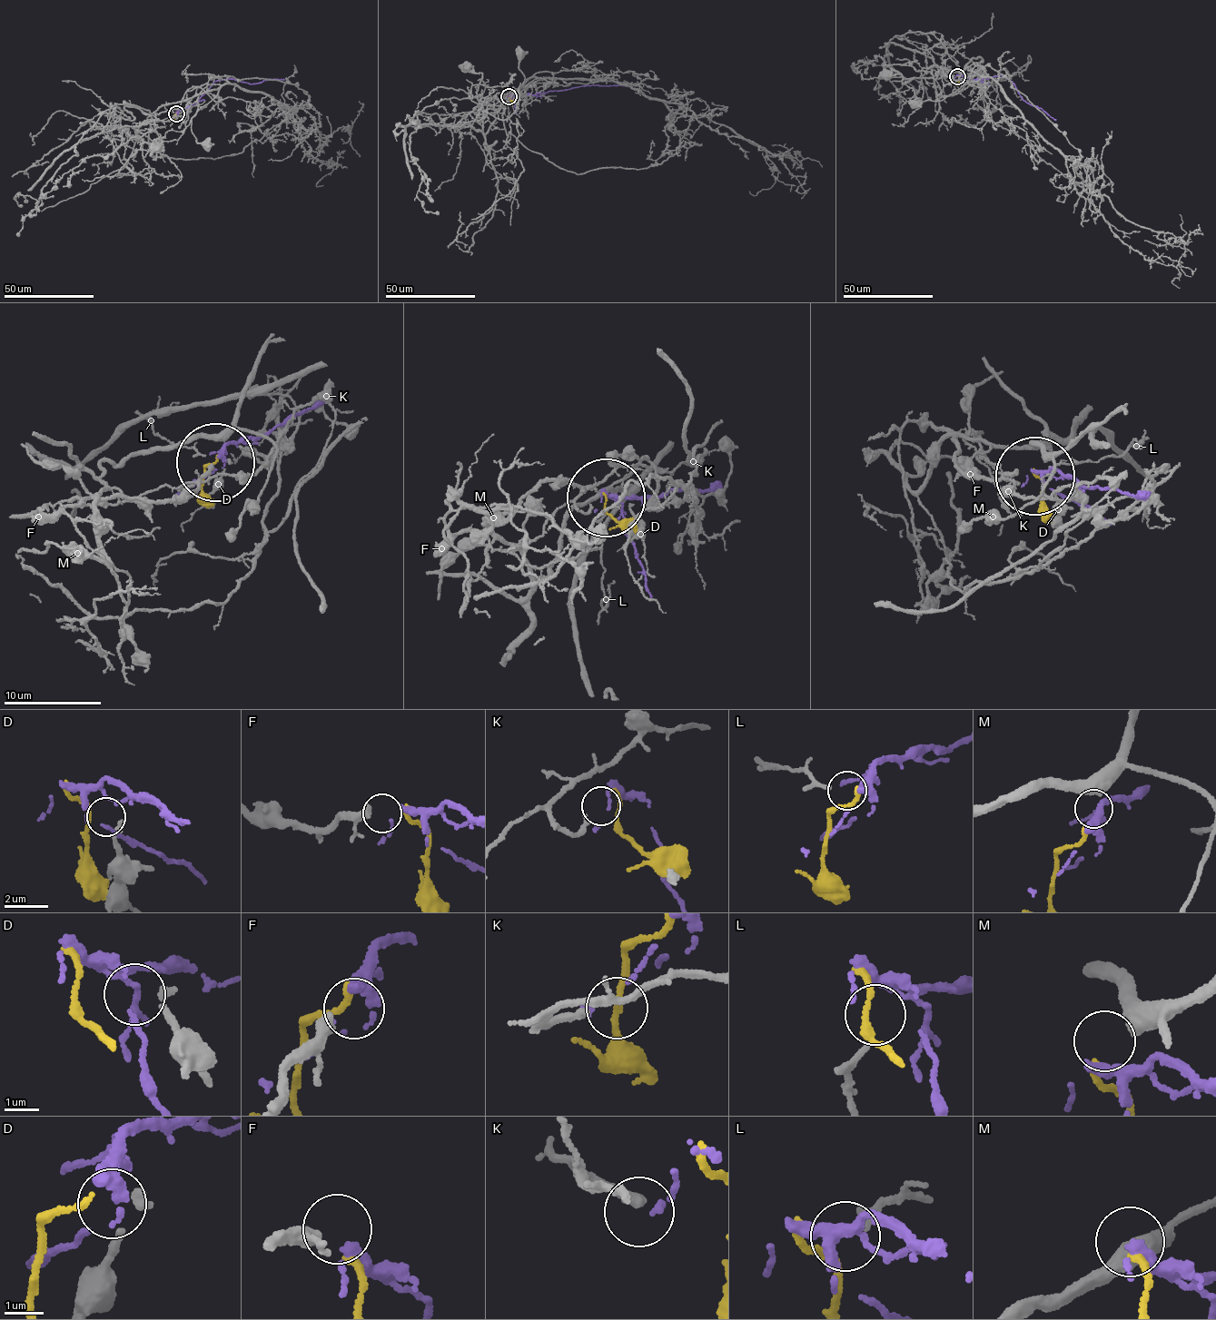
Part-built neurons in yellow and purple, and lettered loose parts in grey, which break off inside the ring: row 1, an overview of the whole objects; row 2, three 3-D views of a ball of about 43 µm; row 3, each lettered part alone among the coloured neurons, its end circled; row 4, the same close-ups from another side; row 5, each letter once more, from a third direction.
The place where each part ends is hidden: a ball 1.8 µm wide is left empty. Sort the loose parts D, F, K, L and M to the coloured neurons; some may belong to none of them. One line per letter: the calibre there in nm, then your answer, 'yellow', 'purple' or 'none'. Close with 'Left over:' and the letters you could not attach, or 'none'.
D: 190 nm | none
F: 300 nm | purple
K: 240 nm | none
L: 130 nm | none
M: 550 nm | yellow
Left over: D, K, L

